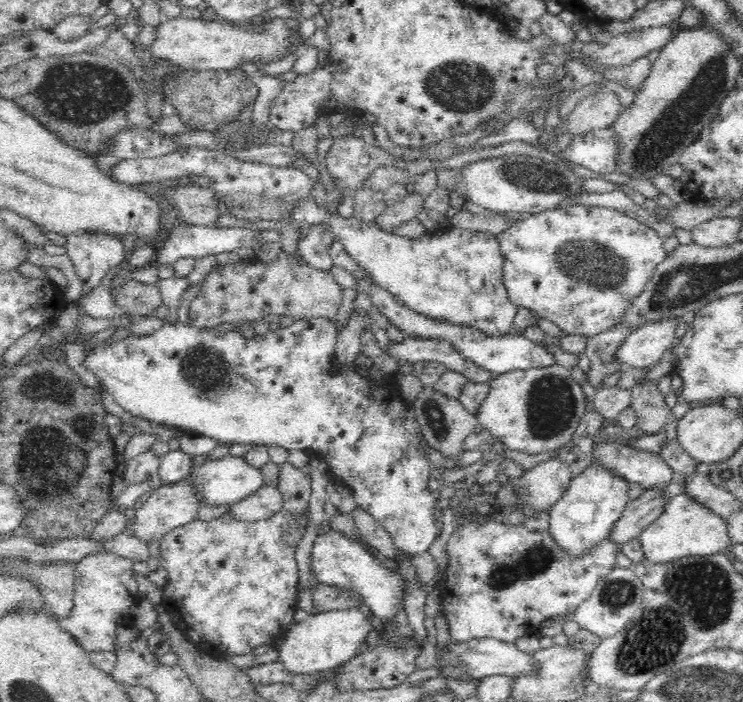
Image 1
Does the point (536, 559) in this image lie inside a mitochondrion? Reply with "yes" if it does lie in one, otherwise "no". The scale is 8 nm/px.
yes

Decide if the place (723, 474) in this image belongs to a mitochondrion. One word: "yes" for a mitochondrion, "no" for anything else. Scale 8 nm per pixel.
no

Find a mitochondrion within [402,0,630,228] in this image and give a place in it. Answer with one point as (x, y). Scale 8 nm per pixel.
(462, 88)

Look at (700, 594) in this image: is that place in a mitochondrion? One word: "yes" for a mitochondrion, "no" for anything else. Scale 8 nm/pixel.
yes

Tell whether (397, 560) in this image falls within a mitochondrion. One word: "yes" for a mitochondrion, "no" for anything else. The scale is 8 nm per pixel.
no

